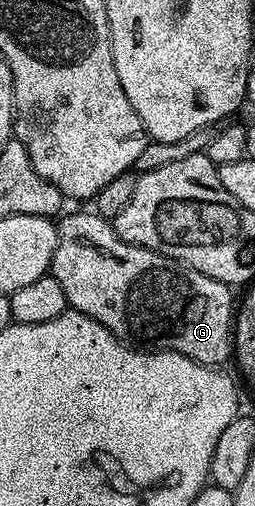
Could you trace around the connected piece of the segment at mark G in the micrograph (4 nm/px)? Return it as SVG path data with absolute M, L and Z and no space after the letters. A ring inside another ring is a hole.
M96 211L67 213L57 225L57 250L53 256L51 275L63 283L63 295L67 295L70 309L95 319L114 337L124 339L133 347L178 353L201 365L214 367L224 366L224 361L233 357L235 304L234 290L230 286L189 268L188 264L164 257L153 249L140 249L137 245L127 244L119 239L112 224Z

